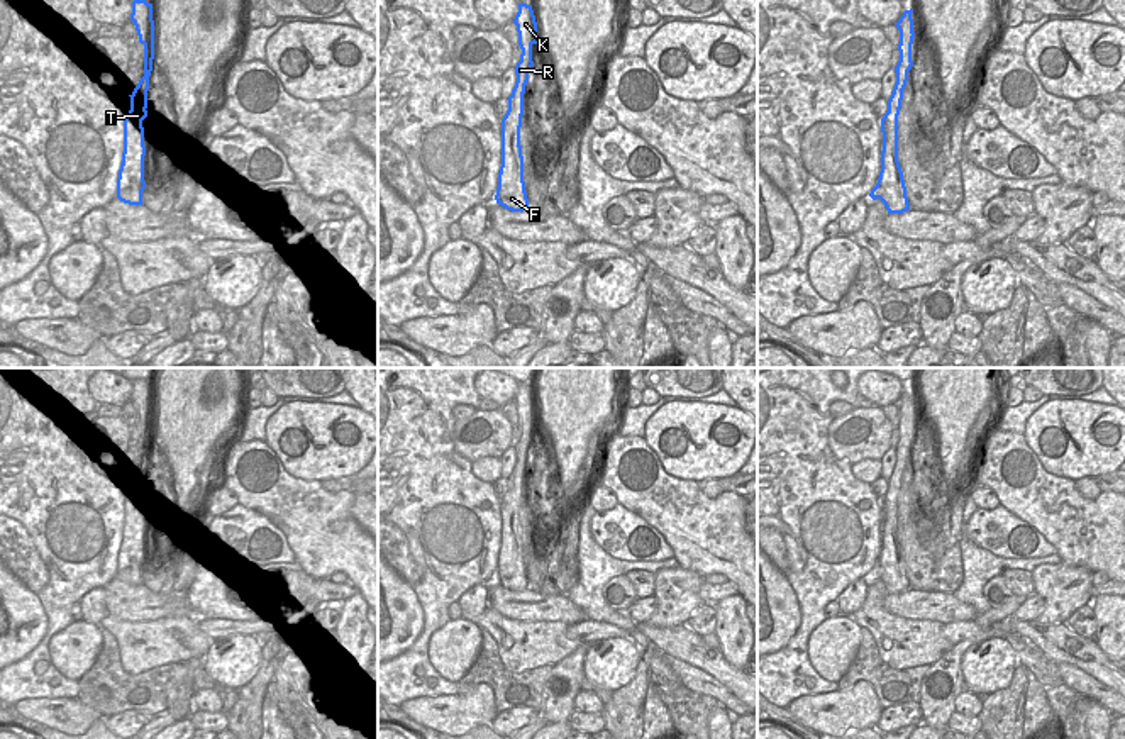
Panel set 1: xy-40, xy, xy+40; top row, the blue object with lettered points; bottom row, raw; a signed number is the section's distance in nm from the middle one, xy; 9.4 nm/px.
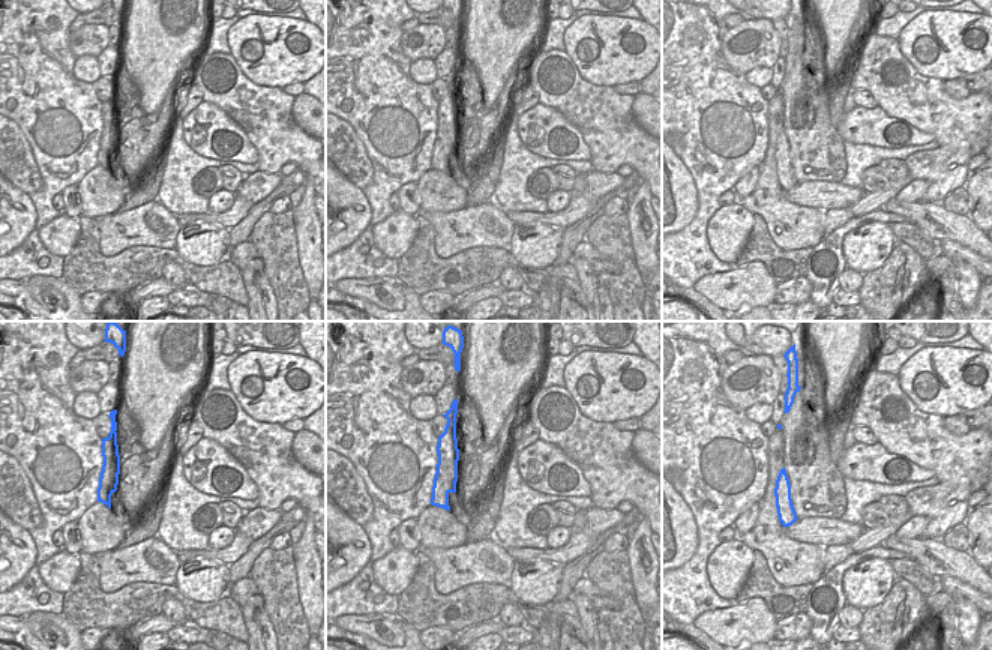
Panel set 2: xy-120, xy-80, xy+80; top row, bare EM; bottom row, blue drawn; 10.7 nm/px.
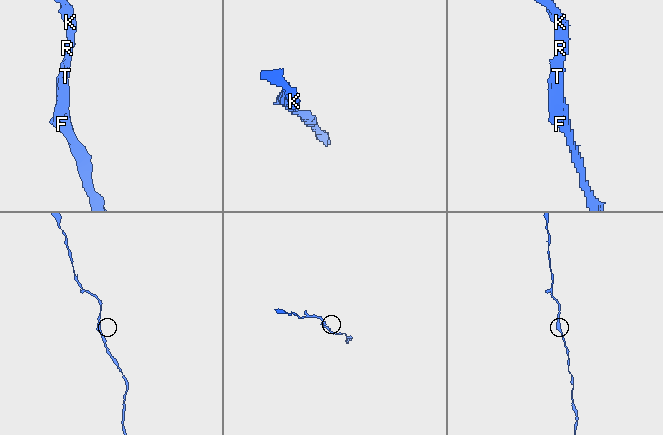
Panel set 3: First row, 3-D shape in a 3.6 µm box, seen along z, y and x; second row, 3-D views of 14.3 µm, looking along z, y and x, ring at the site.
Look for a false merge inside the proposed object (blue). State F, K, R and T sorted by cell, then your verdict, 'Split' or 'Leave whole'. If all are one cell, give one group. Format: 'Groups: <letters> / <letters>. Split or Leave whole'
Groups: F K R T. Leave whole

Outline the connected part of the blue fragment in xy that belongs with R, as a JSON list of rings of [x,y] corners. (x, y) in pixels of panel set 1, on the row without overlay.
[[[518,383],[513,403],[517,405],[522,434],[515,446],[517,461],[508,476],[508,490],[502,498],[502,546],[495,580],[507,590],[524,592],[529,588],[529,578],[524,561],[520,507],[525,464],[529,461],[529,451],[534,446],[532,425],[537,424],[537,402],[532,385]]]

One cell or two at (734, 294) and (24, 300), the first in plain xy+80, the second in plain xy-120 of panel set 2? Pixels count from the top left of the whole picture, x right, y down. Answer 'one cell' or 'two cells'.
two cells

